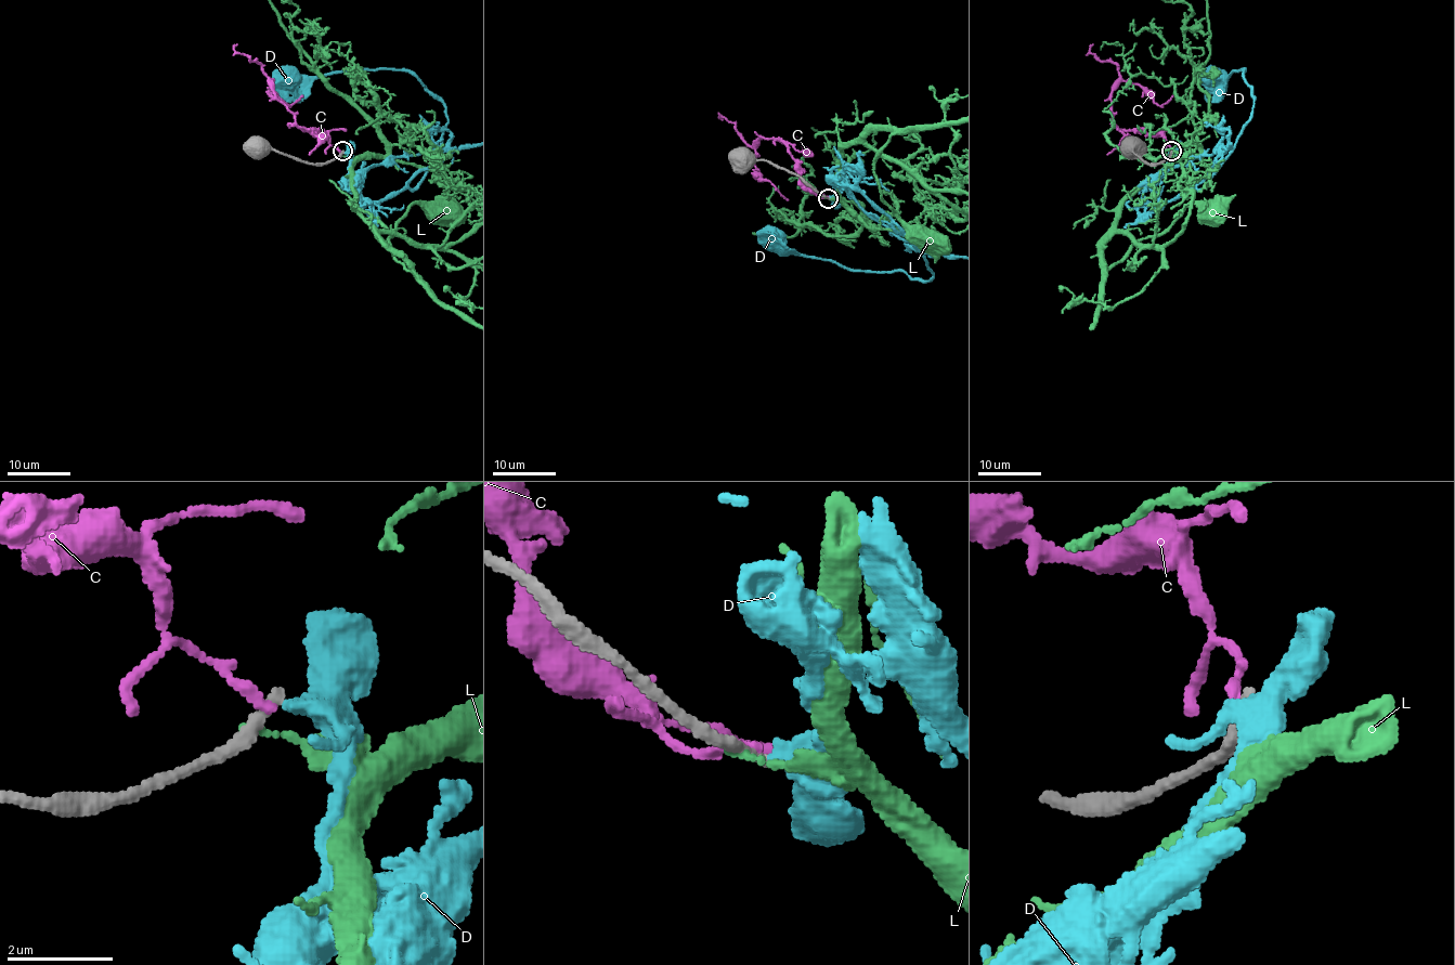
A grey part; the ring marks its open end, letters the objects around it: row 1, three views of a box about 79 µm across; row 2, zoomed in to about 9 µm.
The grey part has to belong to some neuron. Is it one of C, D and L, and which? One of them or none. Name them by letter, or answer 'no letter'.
no letter

